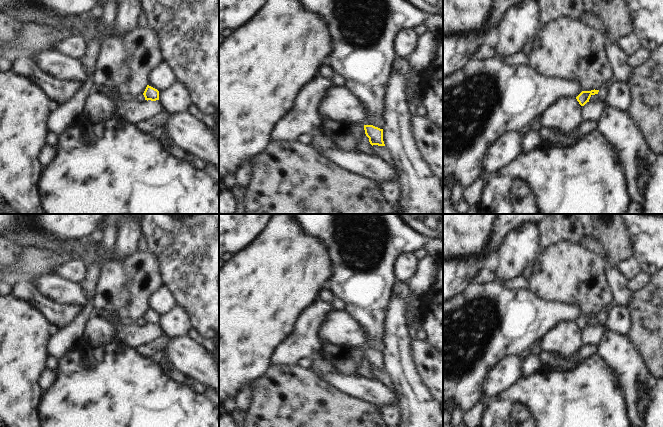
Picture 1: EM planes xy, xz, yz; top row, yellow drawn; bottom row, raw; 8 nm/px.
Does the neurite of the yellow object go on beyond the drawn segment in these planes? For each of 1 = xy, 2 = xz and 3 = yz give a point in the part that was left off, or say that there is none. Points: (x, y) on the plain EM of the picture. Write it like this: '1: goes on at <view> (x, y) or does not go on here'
1: does not go on here
2: does not go on here
3: does not go on here

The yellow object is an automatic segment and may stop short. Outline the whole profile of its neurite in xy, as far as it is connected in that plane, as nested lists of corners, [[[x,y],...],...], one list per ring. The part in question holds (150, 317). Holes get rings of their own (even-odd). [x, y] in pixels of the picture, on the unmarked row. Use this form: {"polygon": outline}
{"polygon": [[[147,309],[144,317],[145,324],[156,325],[159,324],[159,315],[149,309]]]}

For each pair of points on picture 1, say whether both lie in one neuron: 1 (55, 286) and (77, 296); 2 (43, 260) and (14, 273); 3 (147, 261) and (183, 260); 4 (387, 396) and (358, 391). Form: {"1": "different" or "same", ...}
{"1": "same", "2": "same", "3": "different", "4": "same"}

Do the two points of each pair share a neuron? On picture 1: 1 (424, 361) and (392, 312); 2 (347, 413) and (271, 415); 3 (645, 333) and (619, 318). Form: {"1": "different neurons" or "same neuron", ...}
{"1": "different neurons", "2": "same neuron", "3": "different neurons"}

